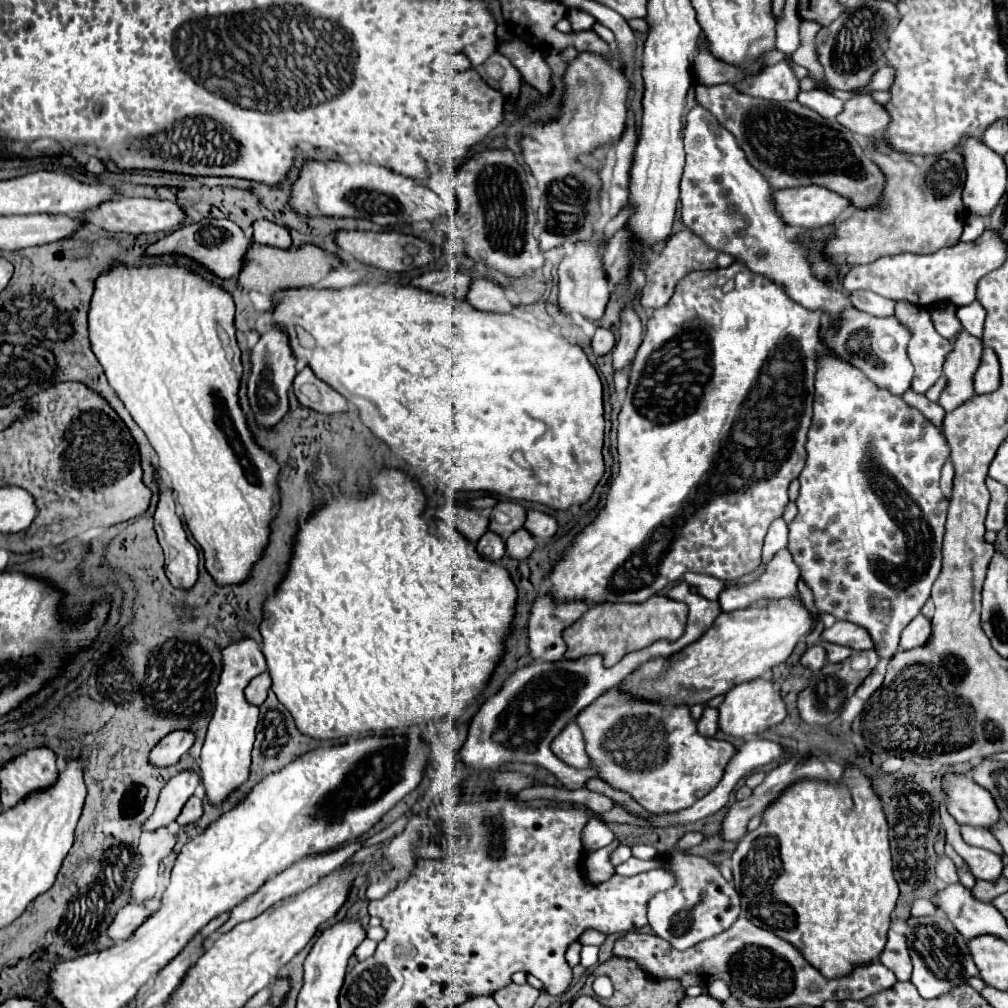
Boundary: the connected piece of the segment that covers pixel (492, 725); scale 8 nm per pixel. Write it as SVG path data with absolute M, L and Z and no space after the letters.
M680 581L678 585L674 585L668 595L676 601L684 601L690 607L686 633L678 641L674 643L656 641L654 645L642 651L626 655L618 665L610 669L602 665L602 657L590 655L590 657L582 657L576 661L568 661L568 659L562 659L556 663L536 661L532 665L526 665L514 671L514 675L510 675L504 681L500 691L492 695L472 719L472 725L468 729L468 739L460 751L462 761L474 771L498 769L500 765L506 765L512 761L536 763L548 769L550 773L554 773L570 789L585 787L588 779L598 778L593 769L570 769L570 765L566 765L564 761L558 761L558 757L554 757L550 749L550 743L564 729L564 725L570 719L574 719L584 707L588 707L596 697L600 697L614 685L620 685L642 663L652 661L656 657L672 657L674 653L680 653L686 645L698 641L698 637L702 637L702 633L706 633L706 629L710 629L714 619L720 615L720 605L706 601L698 593L692 593L686 581Z

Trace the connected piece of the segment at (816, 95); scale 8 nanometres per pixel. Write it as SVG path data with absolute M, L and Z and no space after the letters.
M818 89L800 91L798 93L798 101L802 105L806 105L808 109L816 111L818 115L826 117L826 119L834 119L842 111L842 105L844 105L842 99L838 99L834 95L828 95L826 91L818 91Z

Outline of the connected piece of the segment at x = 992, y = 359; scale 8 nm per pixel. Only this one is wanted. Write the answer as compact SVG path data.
M984 349L982 363L974 375L974 389L976 393L994 393L1000 385L1000 365L998 357L992 349Z

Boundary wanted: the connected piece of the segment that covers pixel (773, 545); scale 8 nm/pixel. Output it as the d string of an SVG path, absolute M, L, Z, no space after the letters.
M784 519L773 521L768 529L762 548L762 561L768 563L773 555L788 545L788 527Z

